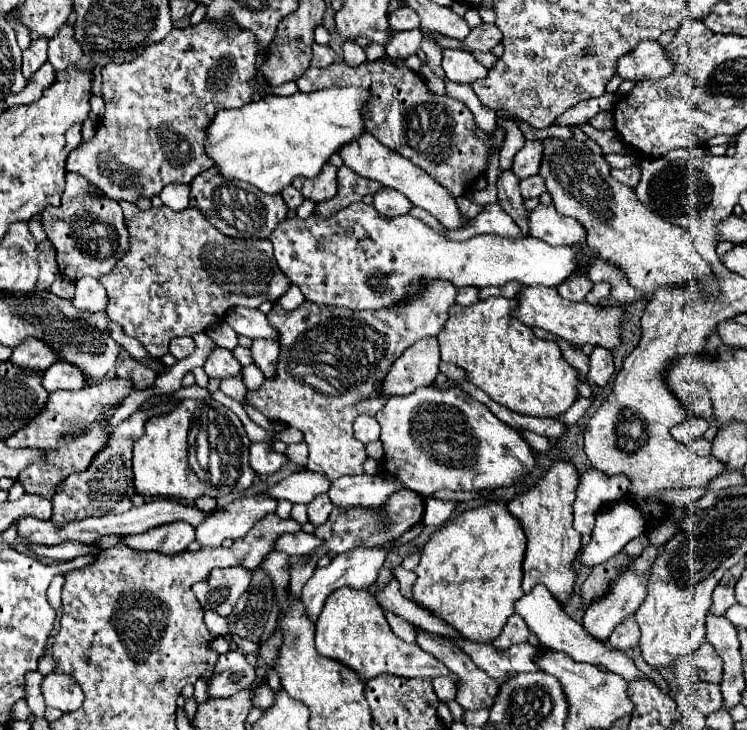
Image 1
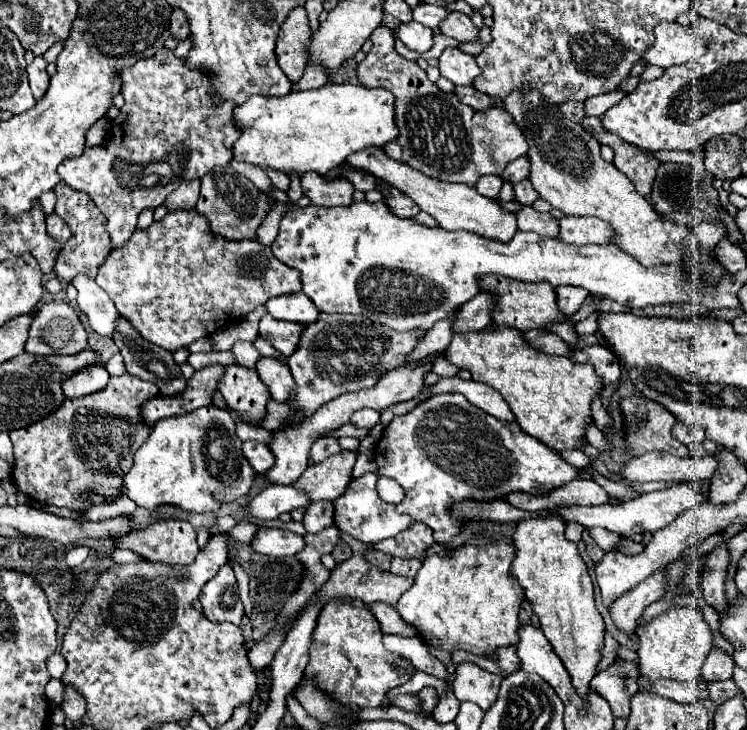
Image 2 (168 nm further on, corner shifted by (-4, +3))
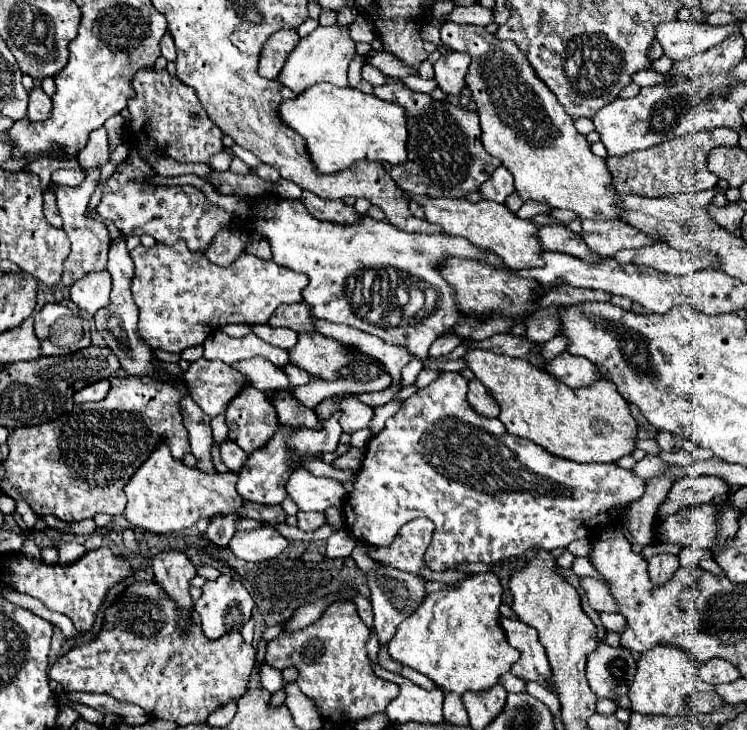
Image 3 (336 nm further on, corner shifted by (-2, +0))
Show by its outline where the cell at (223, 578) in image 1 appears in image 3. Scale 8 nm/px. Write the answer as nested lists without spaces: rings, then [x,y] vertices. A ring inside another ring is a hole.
[[[222,573],[218,579],[204,583],[202,597],[194,605],[194,611],[200,617],[200,625],[204,629],[204,635],[210,639],[218,639],[228,631],[240,631],[242,625],[246,625],[250,621],[252,607],[254,607],[254,599],[244,589],[244,585],[240,581],[236,581],[234,577]]]

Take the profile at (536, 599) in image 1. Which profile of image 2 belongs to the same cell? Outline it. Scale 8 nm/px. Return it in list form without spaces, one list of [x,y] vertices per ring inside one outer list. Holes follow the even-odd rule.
[[[642,676],[638,678],[640,688],[650,688],[652,692],[680,702],[680,704],[696,704],[700,700],[700,692],[698,686],[694,682],[676,682],[676,680],[658,680],[656,684],[648,684]]]

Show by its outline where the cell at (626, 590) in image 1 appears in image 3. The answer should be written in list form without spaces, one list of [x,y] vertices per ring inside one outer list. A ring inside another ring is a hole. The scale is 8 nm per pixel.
[[[576,557],[576,561],[572,563],[572,569],[578,577],[592,577],[592,579],[598,579],[598,581],[606,583],[606,579],[596,571],[596,567],[586,557]]]

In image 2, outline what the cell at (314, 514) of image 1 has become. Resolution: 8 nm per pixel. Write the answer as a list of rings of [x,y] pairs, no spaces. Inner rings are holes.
[[[316,500],[316,502],[312,502],[308,506],[308,510],[304,514],[304,522],[302,522],[304,528],[306,528],[306,532],[308,534],[318,534],[324,528],[332,526],[334,524],[332,512],[334,512],[332,502],[328,502],[328,500]]]

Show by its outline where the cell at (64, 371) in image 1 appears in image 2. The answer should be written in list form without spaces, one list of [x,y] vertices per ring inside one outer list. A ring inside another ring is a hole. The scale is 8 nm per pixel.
[[[88,366],[84,368],[84,372],[74,374],[72,378],[68,378],[62,384],[62,390],[66,394],[66,398],[80,398],[80,396],[88,396],[90,392],[100,392],[106,388],[110,374],[106,372],[104,366]]]

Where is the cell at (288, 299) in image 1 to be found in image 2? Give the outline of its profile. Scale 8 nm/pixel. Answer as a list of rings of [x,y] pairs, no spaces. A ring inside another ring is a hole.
[[[304,292],[290,294],[290,296],[276,296],[268,300],[266,314],[274,316],[274,320],[286,320],[298,324],[318,322],[318,310],[308,300],[308,296],[304,296]]]

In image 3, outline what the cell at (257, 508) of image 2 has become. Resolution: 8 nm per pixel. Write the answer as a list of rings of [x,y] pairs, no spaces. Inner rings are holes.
[[[304,467],[292,471],[286,483],[286,493],[300,511],[326,511],[330,505],[340,507],[342,499],[346,499],[346,489],[340,481],[314,477]]]

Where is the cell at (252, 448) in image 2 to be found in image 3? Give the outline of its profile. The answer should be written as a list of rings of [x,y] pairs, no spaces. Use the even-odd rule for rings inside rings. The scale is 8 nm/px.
[[[224,441],[220,453],[222,453],[222,461],[230,471],[240,471],[246,465],[248,453],[242,451],[242,447],[238,447],[234,441]]]

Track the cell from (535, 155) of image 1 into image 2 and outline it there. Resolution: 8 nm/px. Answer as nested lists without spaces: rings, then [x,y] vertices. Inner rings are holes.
[[[520,156],[520,158],[512,160],[510,164],[506,164],[504,174],[502,174],[502,180],[510,182],[510,184],[518,184],[518,182],[522,182],[522,180],[528,178],[528,172],[530,172],[528,158],[526,156]]]

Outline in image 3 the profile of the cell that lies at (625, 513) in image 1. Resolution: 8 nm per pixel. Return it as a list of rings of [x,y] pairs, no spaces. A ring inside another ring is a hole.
[[[686,477],[674,481],[672,489],[668,491],[664,503],[656,511],[656,519],[662,521],[668,515],[676,515],[678,511],[702,503],[712,503],[726,495],[730,485],[726,485],[718,477]]]

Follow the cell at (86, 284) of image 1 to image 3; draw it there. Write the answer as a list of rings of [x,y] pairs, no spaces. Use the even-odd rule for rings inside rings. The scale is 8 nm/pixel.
[[[108,271],[88,273],[70,287],[70,299],[88,315],[94,315],[98,309],[110,303],[110,287],[112,279]]]

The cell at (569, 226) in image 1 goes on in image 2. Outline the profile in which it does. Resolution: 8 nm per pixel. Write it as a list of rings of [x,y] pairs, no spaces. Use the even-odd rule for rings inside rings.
[[[564,216],[560,220],[560,236],[566,244],[610,244],[614,238],[612,226],[600,218],[584,216]]]

